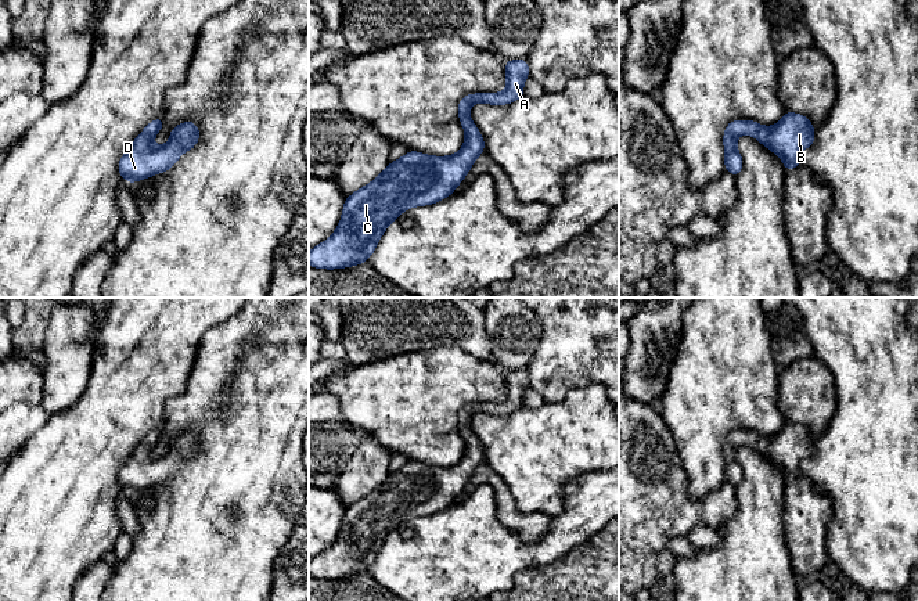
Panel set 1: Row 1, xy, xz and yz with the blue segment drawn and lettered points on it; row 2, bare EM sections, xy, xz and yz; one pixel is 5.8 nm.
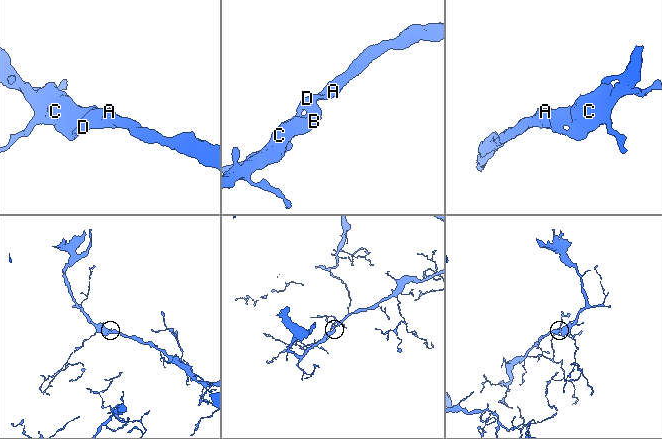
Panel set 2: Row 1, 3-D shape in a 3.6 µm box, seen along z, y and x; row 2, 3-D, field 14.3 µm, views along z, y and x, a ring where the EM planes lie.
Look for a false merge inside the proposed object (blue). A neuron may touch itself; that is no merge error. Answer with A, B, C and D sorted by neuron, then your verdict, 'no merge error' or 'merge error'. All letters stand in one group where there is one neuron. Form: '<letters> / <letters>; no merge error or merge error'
A B C D; no merge error

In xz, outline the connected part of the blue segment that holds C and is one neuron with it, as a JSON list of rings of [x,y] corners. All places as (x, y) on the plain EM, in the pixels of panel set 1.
[[[526,370],[505,371],[507,397],[503,403],[476,403],[460,410],[458,428],[465,442],[461,460],[450,467],[432,467],[415,461],[390,472],[370,494],[345,510],[342,529],[334,544],[309,562],[309,575],[314,579],[343,579],[366,573],[388,536],[413,517],[432,515],[447,508],[464,490],[472,474],[485,461],[485,453],[476,435],[469,428],[469,418],[476,413],[505,415],[523,406],[523,393],[529,388]]]

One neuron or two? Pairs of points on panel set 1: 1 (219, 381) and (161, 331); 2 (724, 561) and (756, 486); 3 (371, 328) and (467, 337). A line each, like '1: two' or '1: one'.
1: two
2: one
3: one

